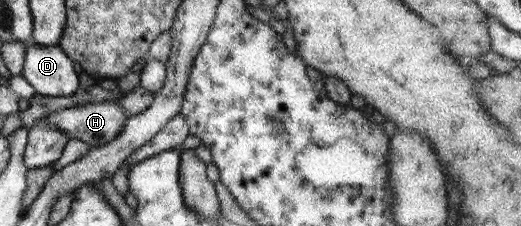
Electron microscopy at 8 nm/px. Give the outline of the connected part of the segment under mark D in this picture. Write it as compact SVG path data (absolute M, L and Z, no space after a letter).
M28 45L21 72L37 94L67 97L80 93L80 70L74 61L55 45Z

